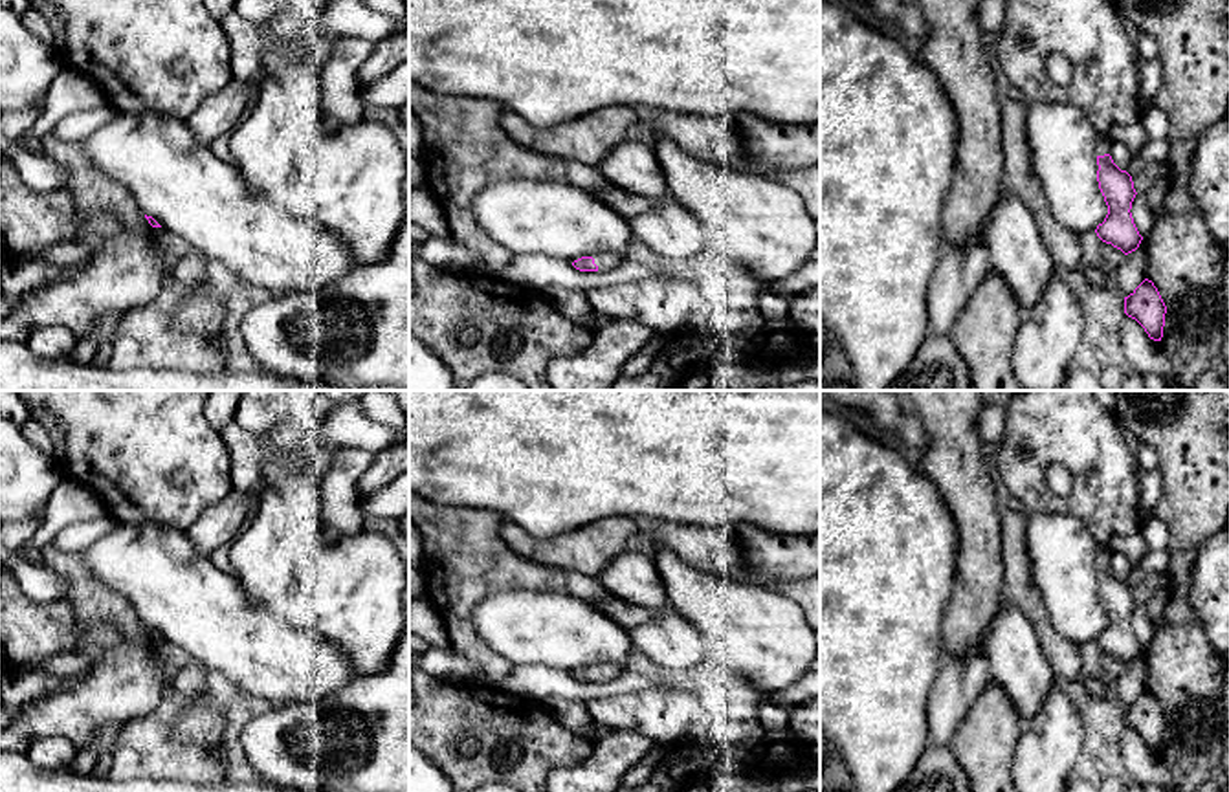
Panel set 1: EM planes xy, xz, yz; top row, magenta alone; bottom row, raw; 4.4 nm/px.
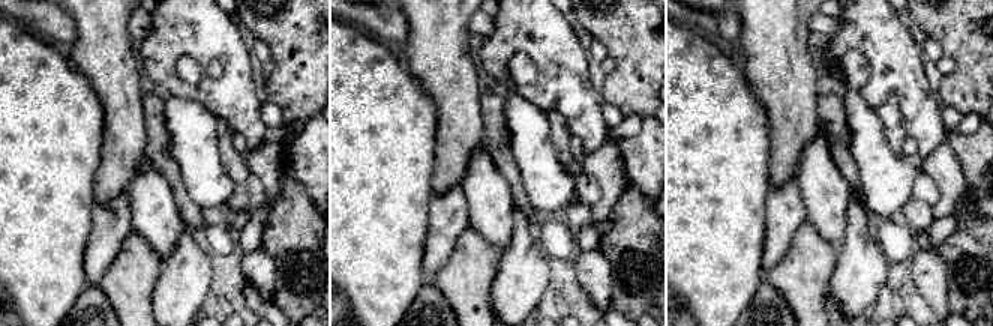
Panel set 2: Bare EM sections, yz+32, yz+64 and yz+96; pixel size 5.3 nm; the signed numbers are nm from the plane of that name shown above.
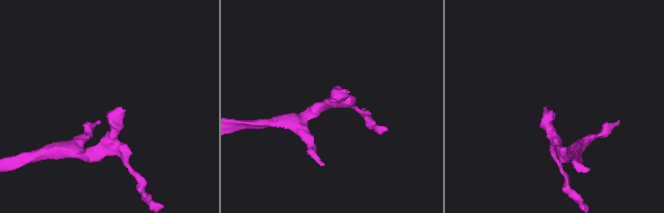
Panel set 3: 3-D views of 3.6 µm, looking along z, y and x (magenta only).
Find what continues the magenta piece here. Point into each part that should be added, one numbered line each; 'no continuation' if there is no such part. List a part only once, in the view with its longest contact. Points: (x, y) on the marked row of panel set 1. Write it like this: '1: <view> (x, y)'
1: xz (604, 261)

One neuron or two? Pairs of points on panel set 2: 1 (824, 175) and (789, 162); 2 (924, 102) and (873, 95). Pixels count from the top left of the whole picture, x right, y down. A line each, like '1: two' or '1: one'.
1: two
2: one

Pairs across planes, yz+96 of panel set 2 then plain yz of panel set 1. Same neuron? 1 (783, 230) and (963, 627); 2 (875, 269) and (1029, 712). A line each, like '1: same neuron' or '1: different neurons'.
1: different neurons
2: different neurons

